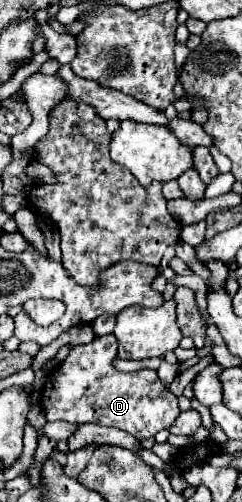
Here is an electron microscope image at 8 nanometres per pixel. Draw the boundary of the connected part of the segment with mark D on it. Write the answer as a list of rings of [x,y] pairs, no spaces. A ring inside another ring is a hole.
[[[113,335],[97,337],[87,345],[73,347],[61,367],[47,375],[41,389],[41,405],[47,421],[61,419],[81,425],[85,419],[85,423],[123,429],[139,441],[155,437],[161,429],[169,429],[175,417],[181,413],[177,397],[159,381],[153,369],[141,369],[135,373],[117,371],[111,365],[115,357]]]

